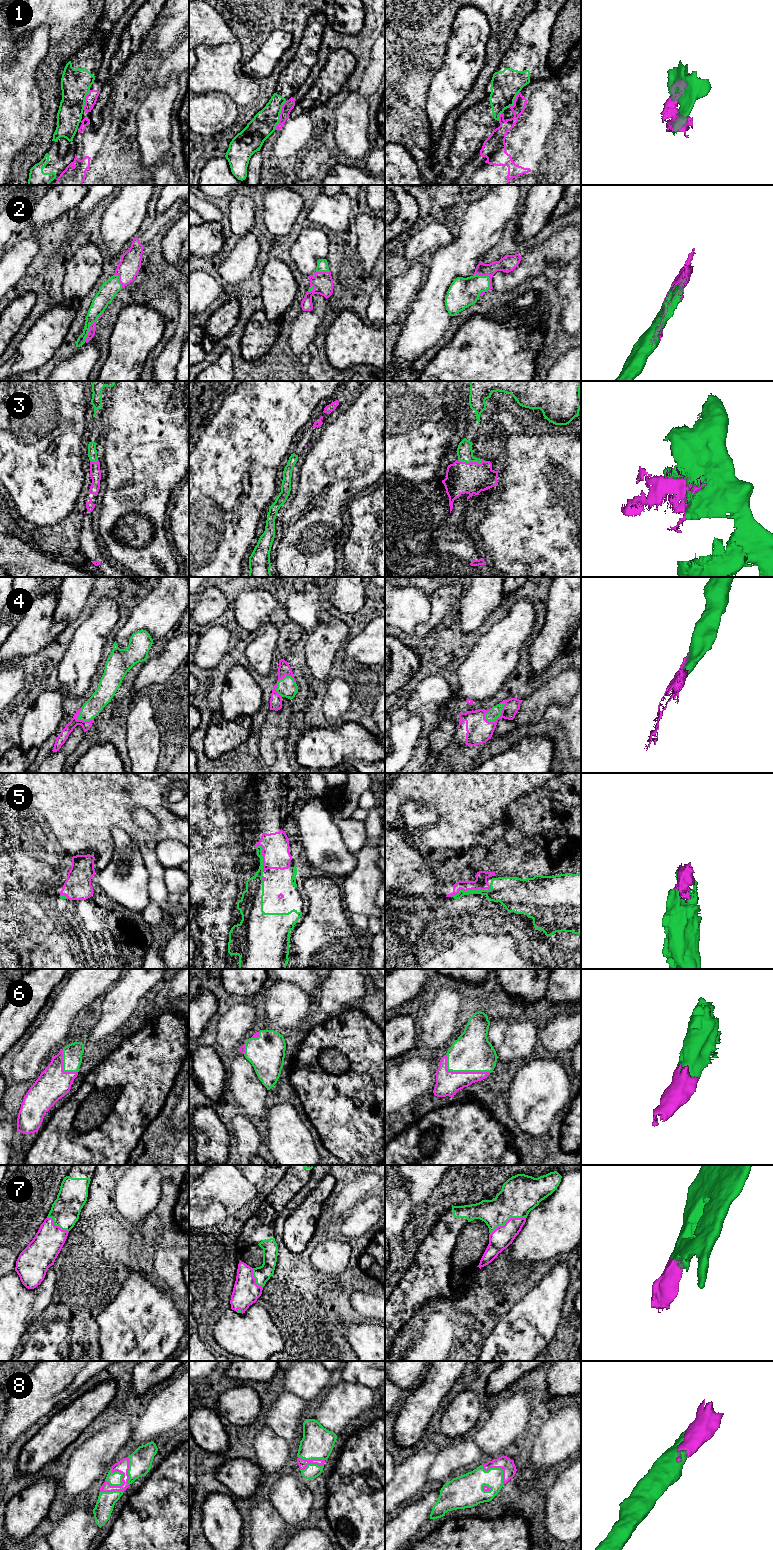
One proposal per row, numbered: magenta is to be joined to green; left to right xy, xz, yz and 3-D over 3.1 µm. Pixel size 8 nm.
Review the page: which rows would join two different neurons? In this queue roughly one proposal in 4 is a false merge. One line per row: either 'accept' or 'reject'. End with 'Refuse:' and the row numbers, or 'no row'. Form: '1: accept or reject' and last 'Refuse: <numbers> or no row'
1: reject
2: accept
3: accept
4: accept
5: accept
6: accept
7: accept
8: accept
Refuse: 1

